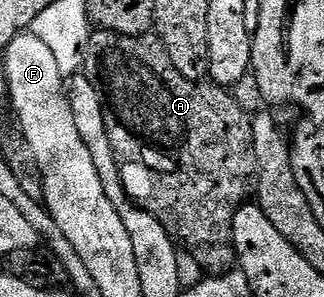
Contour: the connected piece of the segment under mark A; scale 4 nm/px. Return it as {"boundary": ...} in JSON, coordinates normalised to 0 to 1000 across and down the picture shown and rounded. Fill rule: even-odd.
{"boundary":[[[302,98],[281,108],[272,145],[259,158],[259,253],[296,293],[296,306],[315,337],[321,374],[321,428],[333,441],[333,468],[346,481],[352,529],[364,542],[364,589],[377,599],[377,623],[389,633],[389,657],[432,694],[454,704],[475,734],[519,778],[519,791],[537,808],[540,828],[559,848],[593,859],[605,886],[617,886],[627,923],[682,926],[707,919],[725,902],[728,855],[722,845],[722,727],[741,694],[762,687],[778,626],[790,609],[796,552],[784,532],[784,485],[778,481],[778,394],[765,377],[735,357],[735,340],[719,327],[719,310],[701,306],[688,290],[657,279],[614,279],[568,266],[543,226],[519,199],[512,165],[488,138],[485,121],[454,118],[444,125],[367,125],[358,111],[336,111],[330,98]]]}

